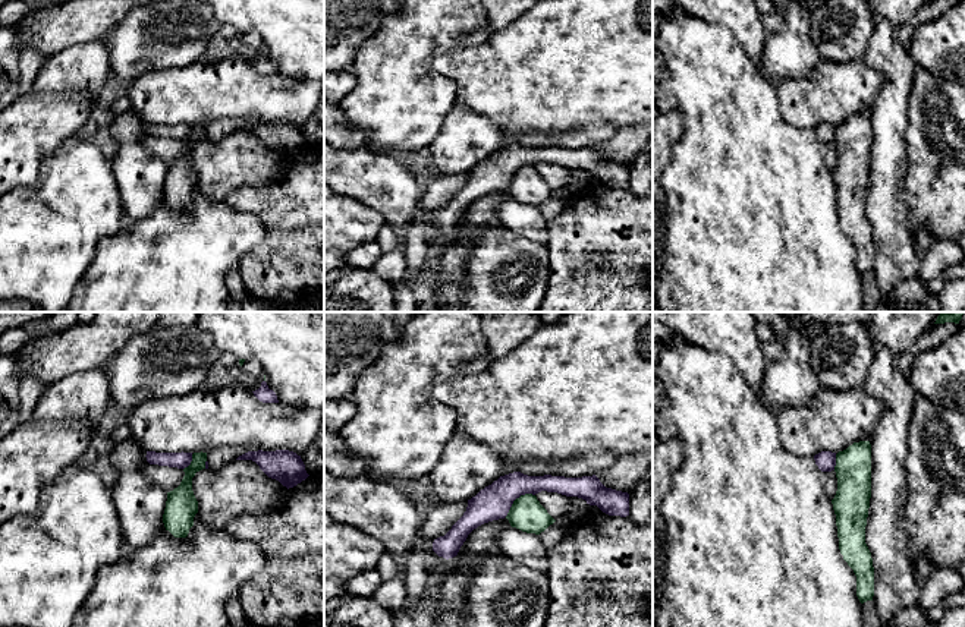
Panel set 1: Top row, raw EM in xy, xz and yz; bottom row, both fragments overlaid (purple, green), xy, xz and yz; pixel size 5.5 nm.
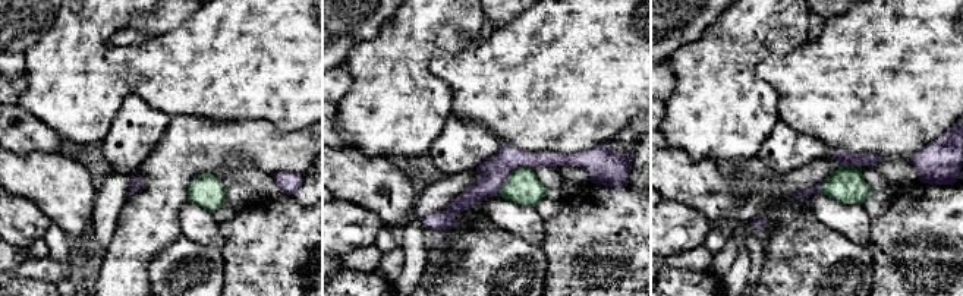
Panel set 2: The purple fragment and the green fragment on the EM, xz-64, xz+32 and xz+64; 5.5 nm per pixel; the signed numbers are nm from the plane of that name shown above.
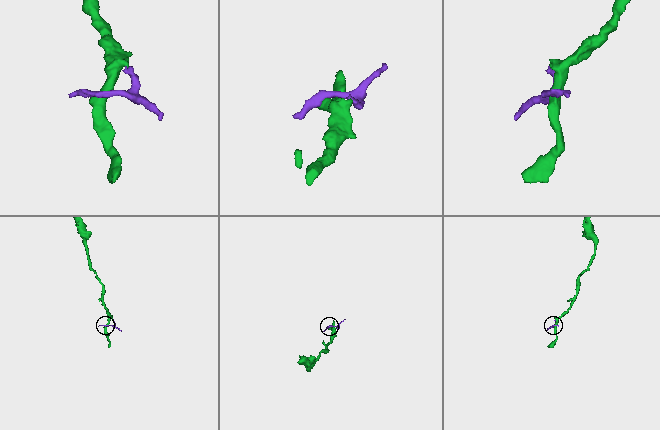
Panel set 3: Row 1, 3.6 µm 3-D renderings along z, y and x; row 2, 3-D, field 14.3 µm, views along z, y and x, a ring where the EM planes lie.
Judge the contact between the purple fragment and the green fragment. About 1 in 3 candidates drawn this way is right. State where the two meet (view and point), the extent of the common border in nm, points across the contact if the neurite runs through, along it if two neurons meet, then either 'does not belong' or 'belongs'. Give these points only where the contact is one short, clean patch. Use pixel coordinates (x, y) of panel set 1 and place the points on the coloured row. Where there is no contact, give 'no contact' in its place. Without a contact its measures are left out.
meets purple in xz at (516, 497); contact 200 nm long; does not belong

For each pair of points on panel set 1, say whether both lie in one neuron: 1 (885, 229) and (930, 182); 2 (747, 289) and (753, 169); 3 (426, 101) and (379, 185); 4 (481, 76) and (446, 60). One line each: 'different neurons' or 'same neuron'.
1: different neurons
2: same neuron
3: different neurons
4: same neuron

